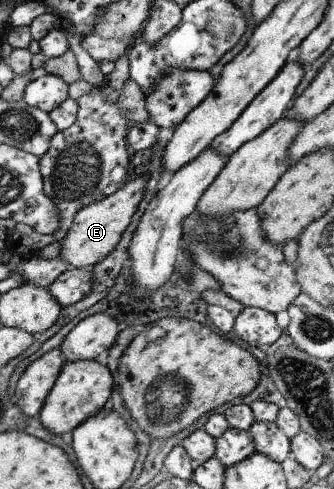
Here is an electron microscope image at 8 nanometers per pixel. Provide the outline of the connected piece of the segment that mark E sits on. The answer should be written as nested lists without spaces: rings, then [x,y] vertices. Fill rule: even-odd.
[[[147,173],[135,176],[124,182],[122,188],[119,188],[114,194],[78,210],[74,214],[64,240],[60,241],[60,260],[66,262],[69,268],[89,268],[106,258],[106,255],[110,254],[110,251],[118,244],[120,235],[126,230],[126,226],[130,224],[138,203],[144,196],[146,182],[148,182]]]

